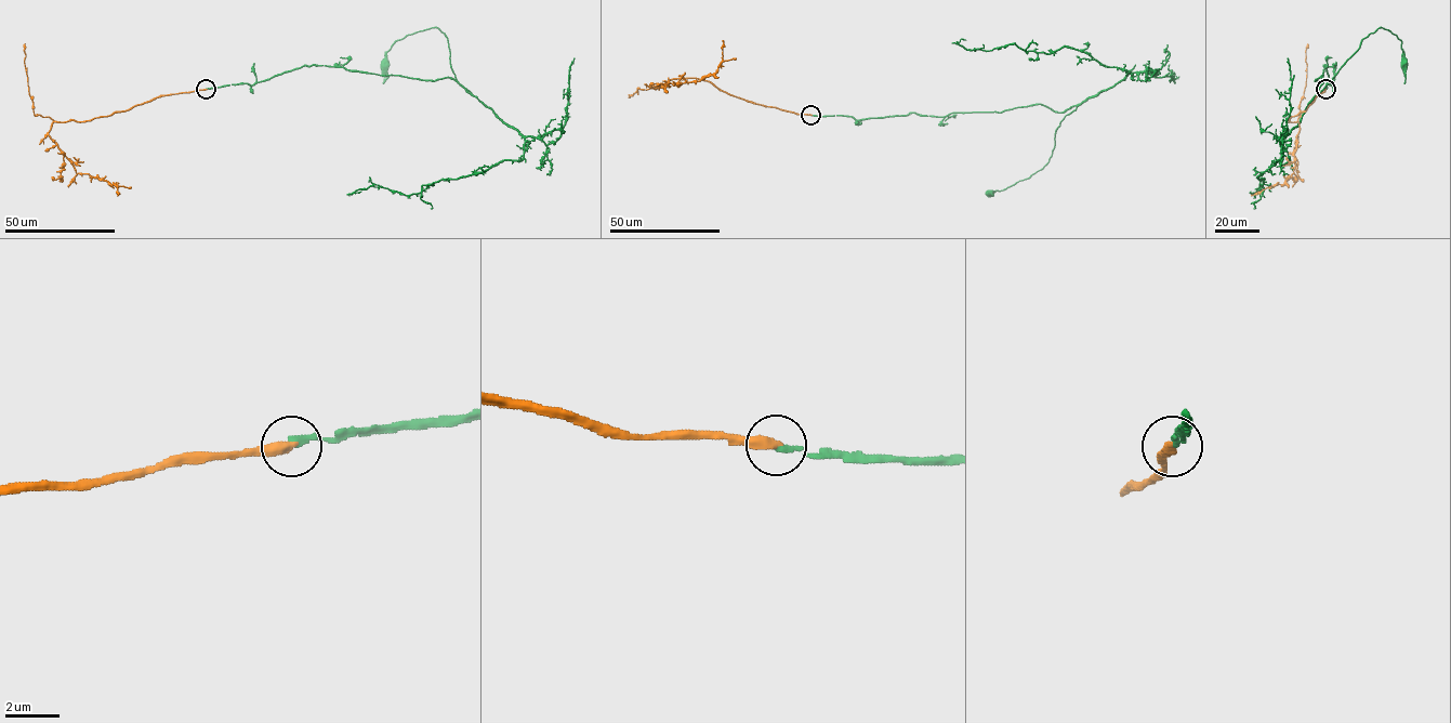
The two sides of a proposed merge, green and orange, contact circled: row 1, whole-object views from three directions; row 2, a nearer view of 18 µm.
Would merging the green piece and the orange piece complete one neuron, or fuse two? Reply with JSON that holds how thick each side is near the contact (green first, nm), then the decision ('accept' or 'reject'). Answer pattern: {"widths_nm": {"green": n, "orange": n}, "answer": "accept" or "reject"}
{"widths_nm": {"green": 240, "orange": 400}, "answer": "accept"}

